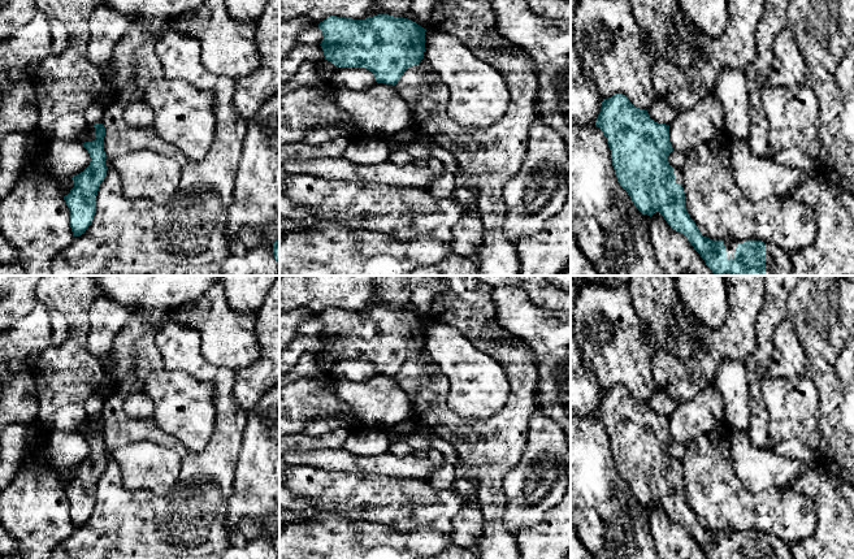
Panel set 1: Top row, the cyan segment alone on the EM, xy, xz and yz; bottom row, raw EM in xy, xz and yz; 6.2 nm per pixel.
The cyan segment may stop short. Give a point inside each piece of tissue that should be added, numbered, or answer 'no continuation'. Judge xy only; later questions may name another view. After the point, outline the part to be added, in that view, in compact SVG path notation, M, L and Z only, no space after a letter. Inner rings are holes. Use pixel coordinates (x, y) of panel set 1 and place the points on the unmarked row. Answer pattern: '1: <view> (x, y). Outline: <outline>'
no continuation

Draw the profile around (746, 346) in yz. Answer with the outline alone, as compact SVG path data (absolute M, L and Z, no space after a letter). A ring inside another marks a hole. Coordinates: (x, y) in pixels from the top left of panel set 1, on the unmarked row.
M632 276L628 283L633 308L642 320L654 348L653 376L659 390L682 404L714 385L725 360L745 361L755 347L755 320L763 306L763 276L724 276L728 315L719 329L708 329L681 302L675 276ZM672 312L684 329L690 329L702 350L688 359L672 355L667 337Z

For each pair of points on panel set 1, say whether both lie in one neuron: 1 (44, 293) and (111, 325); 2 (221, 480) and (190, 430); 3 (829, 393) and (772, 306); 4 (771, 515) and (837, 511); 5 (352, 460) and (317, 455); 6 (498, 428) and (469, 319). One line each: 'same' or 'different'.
1: different
2: different
3: different
4: different
5: same
6: same

